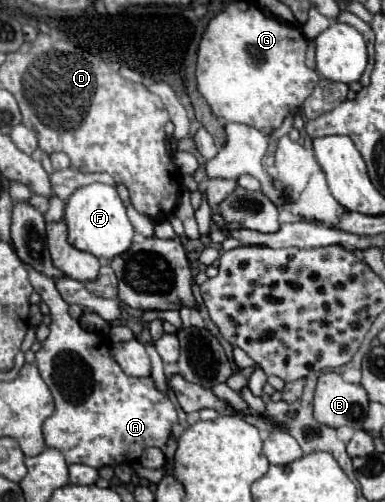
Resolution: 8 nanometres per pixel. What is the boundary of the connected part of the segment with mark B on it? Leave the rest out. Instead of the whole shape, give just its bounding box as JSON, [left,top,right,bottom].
[314,372,368,428]

